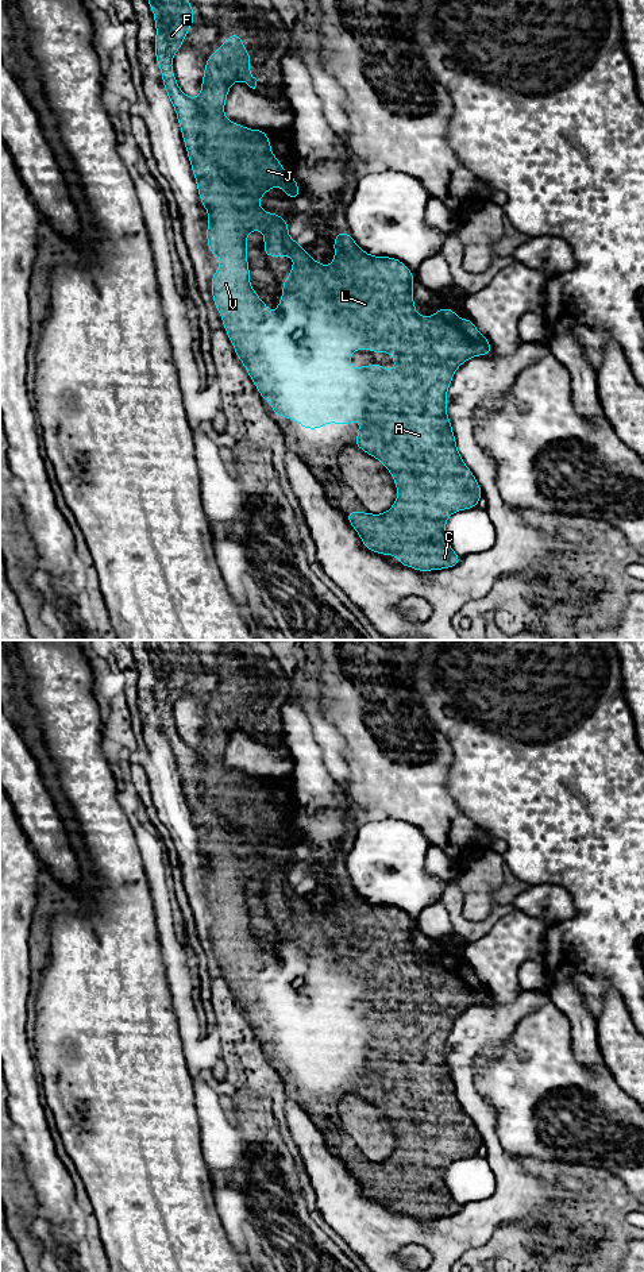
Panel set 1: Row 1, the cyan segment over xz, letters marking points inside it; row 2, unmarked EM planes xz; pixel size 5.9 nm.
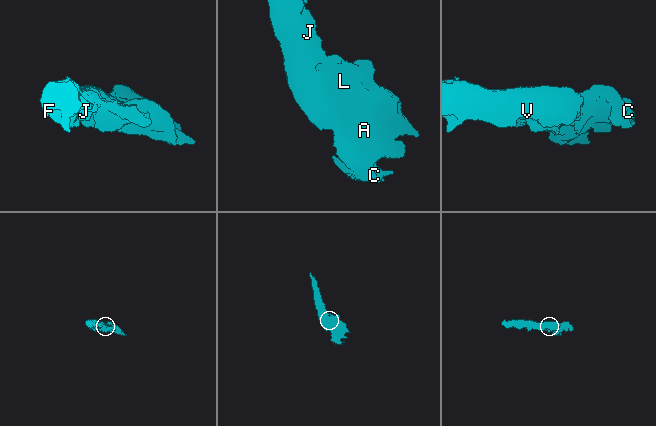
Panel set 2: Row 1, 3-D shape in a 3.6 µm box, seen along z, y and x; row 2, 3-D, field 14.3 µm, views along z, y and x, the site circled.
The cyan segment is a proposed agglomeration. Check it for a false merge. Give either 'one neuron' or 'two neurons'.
one neuron

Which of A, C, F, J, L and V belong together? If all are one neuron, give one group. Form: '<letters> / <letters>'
A C F J L V

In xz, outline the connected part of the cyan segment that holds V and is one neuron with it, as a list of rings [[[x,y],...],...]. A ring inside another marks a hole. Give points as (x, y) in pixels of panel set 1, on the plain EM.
[[[146,640],[146,645],[150,654],[150,658],[154,660],[154,670],[157,677],[157,685],[154,689],[154,699],[157,705],[157,712],[162,720],[162,733],[167,740],[167,747],[171,749],[178,772],[181,775],[181,783],[186,795],[188,806],[192,813],[192,820],[197,832],[197,840],[201,848],[203,855],[208,859],[208,875],[207,875],[207,890],[208,890],[208,898],[213,905],[221,905],[223,910],[217,914],[216,921],[211,926],[211,937],[212,937],[212,947],[213,952],[217,956],[221,967],[223,967],[223,975],[235,997],[235,1003],[242,1009],[246,1019],[248,1021],[250,1026],[252,1028],[258,1041],[262,1044],[263,1048],[267,1048],[271,1052],[271,1060],[277,1061],[279,1067],[292,1067],[297,1072],[301,1072],[305,1078],[321,1078],[325,1071],[333,1071],[333,1072],[352,1072],[358,1069],[358,1063],[363,1061],[362,1074],[358,1076],[358,1083],[355,1087],[354,1094],[363,1098],[366,1102],[371,1103],[373,1106],[381,1109],[385,1114],[385,1117],[393,1122],[394,1133],[398,1138],[398,1145],[394,1149],[393,1155],[382,1161],[382,1163],[371,1163],[369,1160],[356,1160],[356,1159],[348,1159],[346,1163],[347,1169],[352,1173],[352,1176],[358,1180],[363,1194],[379,1203],[396,1203],[398,1206],[398,1213],[405,1215],[412,1215],[421,1221],[429,1221],[432,1217],[435,1218],[446,1218],[451,1217],[462,1210],[462,1204],[454,1200],[451,1194],[447,1190],[446,1184],[446,1169],[447,1167],[458,1160],[458,1159],[467,1159],[475,1155],[479,1155],[479,1146],[483,1144],[483,1140],[475,1128],[473,1119],[467,1115],[467,1113],[463,1110],[460,1102],[456,1096],[456,1087],[451,1075],[450,1065],[447,1064],[447,1040],[450,1036],[450,1032],[454,1026],[455,1019],[460,1013],[463,1013],[466,1009],[468,1009],[473,1005],[479,1003],[490,1003],[493,1001],[493,995],[475,975],[474,970],[471,967],[459,967],[458,963],[454,960],[452,956],[437,956],[436,961],[433,964],[423,965],[416,960],[414,956],[414,948],[413,948],[413,930],[414,925],[412,918],[400,907],[393,905],[374,905],[363,899],[352,887],[352,884],[346,880],[340,879],[333,886],[333,901],[336,906],[331,910],[328,916],[325,916],[321,910],[315,909],[311,906],[304,897],[304,894],[298,893],[296,889],[293,889],[289,882],[288,870],[284,868],[284,866],[275,860],[275,862],[267,862],[259,855],[259,847],[267,841],[270,836],[282,836],[286,841],[286,847],[300,847],[301,840],[298,837],[298,832],[296,826],[292,822],[285,821],[285,814],[281,813],[281,810],[275,806],[275,803],[271,801],[270,794],[270,786],[265,782],[265,778],[251,778],[247,775],[243,775],[240,772],[236,772],[232,768],[228,768],[224,764],[224,753],[228,744],[228,739],[231,733],[235,729],[244,729],[250,736],[255,737],[257,735],[257,726],[250,721],[248,713],[254,712],[252,706],[247,702],[247,697],[240,687],[240,683],[238,681],[231,682],[224,691],[217,697],[216,701],[211,702],[207,706],[207,712],[204,716],[204,725],[201,728],[201,740],[200,744],[196,747],[188,745],[178,735],[178,731],[174,725],[174,720],[171,717],[171,710],[174,706],[174,702],[181,697],[184,693],[185,685],[188,682],[188,678],[193,674],[194,670],[194,659],[192,654],[188,650],[188,644],[190,640]],[[257,878],[261,879],[265,883],[263,890],[263,901],[265,905],[294,905],[296,909],[293,910],[290,916],[290,924],[288,926],[284,926],[282,932],[282,945],[278,952],[278,972],[275,975],[271,974],[271,968],[274,965],[274,955],[270,952],[263,951],[258,941],[251,936],[250,932],[250,914],[247,910],[247,883],[250,879]],[[354,998],[371,998],[374,1002],[379,1002],[381,999],[385,999],[386,1002],[390,1001],[392,1006],[396,1011],[396,1019],[389,1019],[387,1015],[382,1015],[378,1010],[374,1013],[367,1014],[358,1014],[355,1019],[351,1018],[351,1001]]]

